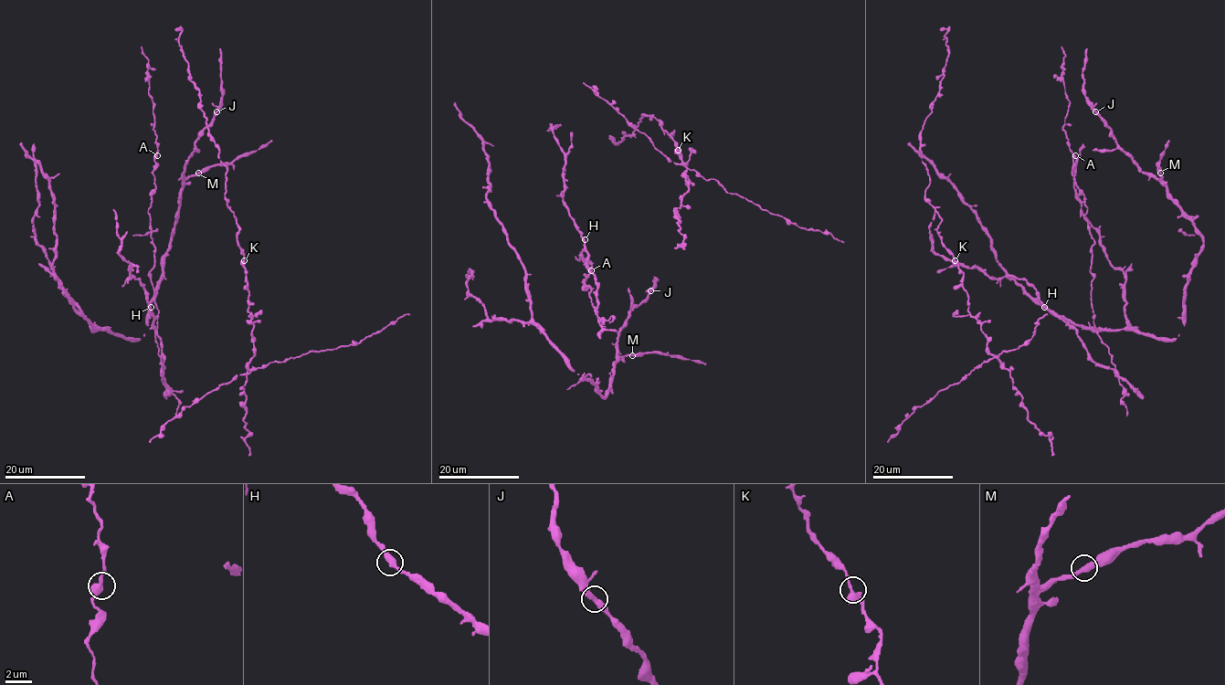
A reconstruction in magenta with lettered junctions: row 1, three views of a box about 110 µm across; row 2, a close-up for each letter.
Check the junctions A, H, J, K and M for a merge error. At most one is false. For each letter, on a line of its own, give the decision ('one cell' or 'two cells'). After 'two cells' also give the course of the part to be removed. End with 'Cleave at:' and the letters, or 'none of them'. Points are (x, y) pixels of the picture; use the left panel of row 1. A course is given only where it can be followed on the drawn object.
A: one cell
H: one cell
J: one cell
K: one cell
M: one cell
Cleave at: none of them

